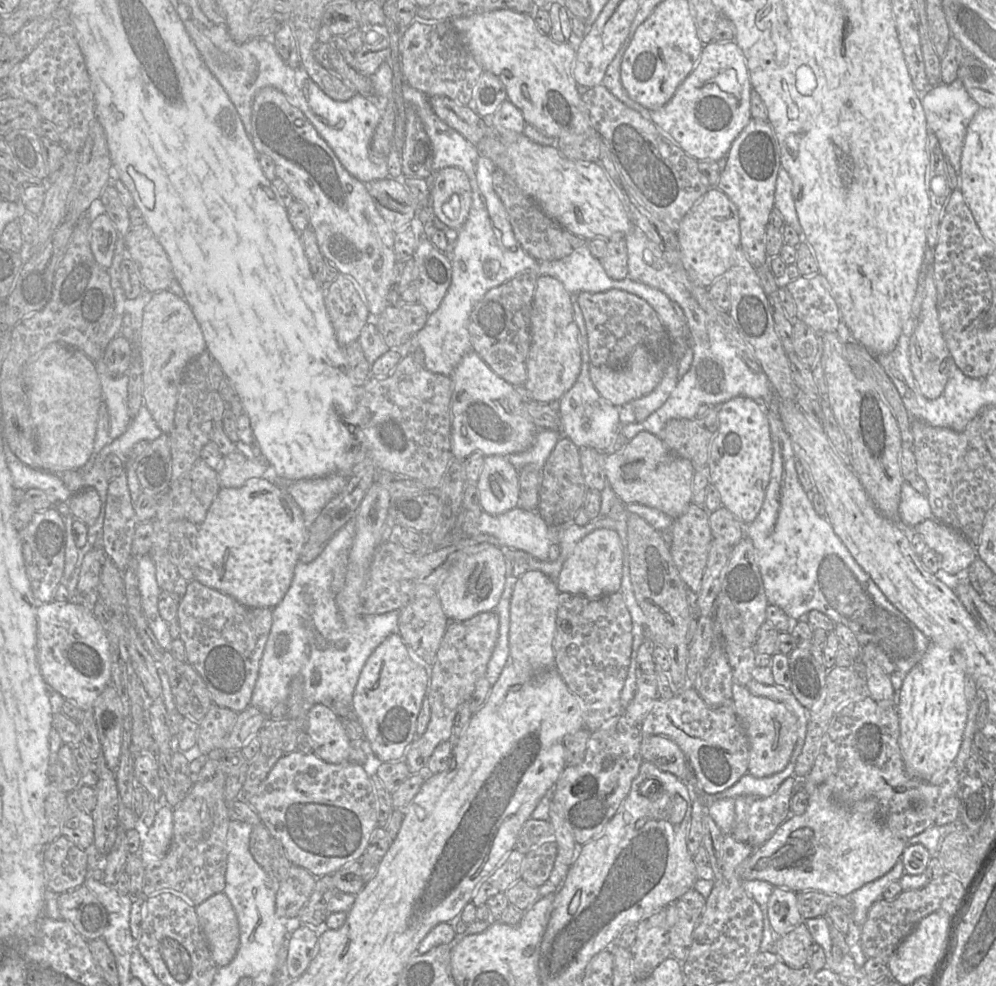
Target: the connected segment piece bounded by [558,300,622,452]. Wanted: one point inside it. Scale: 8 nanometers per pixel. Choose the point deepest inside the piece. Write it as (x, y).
(589, 420)

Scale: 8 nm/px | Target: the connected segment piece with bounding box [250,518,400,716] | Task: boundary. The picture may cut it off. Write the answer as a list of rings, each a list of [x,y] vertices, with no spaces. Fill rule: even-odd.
[[[351,518],[343,527],[341,527],[327,542],[324,550],[321,552],[321,554],[314,559],[310,563],[302,563],[298,562],[294,569],[294,576],[291,582],[291,585],[285,594],[282,601],[272,609],[272,626],[271,630],[268,636],[268,640],[266,642],[264,652],[260,661],[260,667],[258,672],[258,678],[256,680],[252,697],[251,697],[251,706],[256,707],[259,709],[263,714],[269,716],[273,708],[278,703],[285,703],[288,695],[289,695],[289,683],[290,681],[296,677],[296,676],[302,676],[304,680],[304,693],[303,697],[308,705],[308,707],[311,707],[314,704],[322,703],[327,706],[329,706],[332,709],[332,703],[333,701],[340,701],[343,702],[345,705],[348,705],[351,707],[351,710],[353,710],[353,694],[355,691],[355,687],[357,685],[360,673],[370,657],[370,655],[374,652],[374,650],[392,633],[398,632],[398,619],[400,611],[390,611],[384,614],[377,614],[377,615],[361,615],[359,619],[355,619],[355,623],[345,623],[343,618],[341,617],[339,610],[336,605],[335,595],[331,590],[331,583],[333,579],[334,574],[334,567],[336,565],[336,560],[338,556],[342,553],[347,553],[351,549],[351,546],[354,541],[354,537],[356,534],[356,521],[355,518]],[[315,671],[318,671],[320,673],[320,681],[317,684],[313,684],[312,682],[312,675]]]

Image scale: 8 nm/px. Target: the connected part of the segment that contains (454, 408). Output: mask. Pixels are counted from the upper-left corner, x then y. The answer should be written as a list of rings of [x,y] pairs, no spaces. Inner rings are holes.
[[[473,350],[469,351],[451,374],[451,452],[453,459],[464,460],[473,452],[479,451],[485,456],[510,455],[528,449],[539,428],[531,419],[526,403],[515,387],[495,374],[483,359]]]

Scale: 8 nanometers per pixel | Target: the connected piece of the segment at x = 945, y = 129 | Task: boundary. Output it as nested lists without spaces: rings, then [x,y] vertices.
[[[959,78],[951,84],[935,86],[927,92],[921,104],[928,130],[936,135],[944,156],[952,164],[960,181],[961,155],[967,127],[980,106],[971,98]]]

